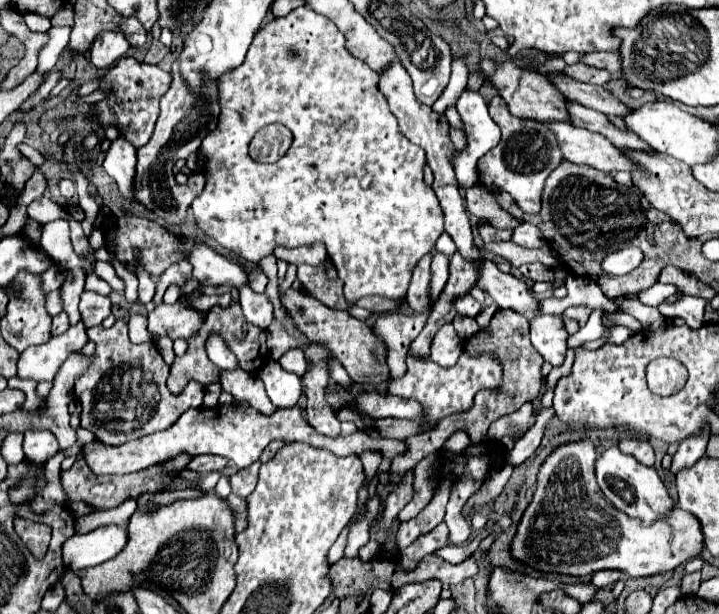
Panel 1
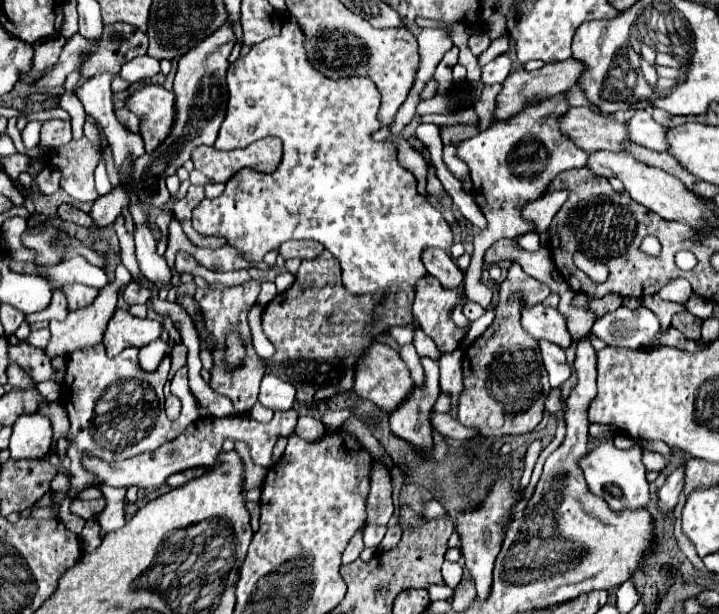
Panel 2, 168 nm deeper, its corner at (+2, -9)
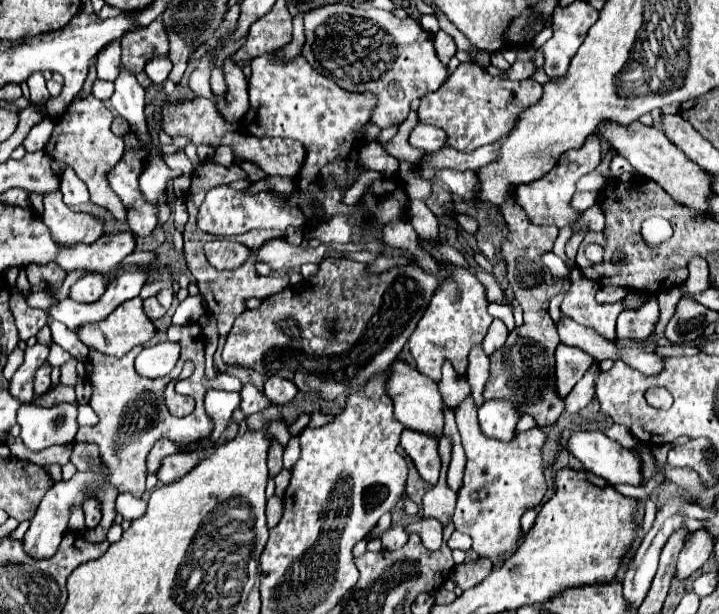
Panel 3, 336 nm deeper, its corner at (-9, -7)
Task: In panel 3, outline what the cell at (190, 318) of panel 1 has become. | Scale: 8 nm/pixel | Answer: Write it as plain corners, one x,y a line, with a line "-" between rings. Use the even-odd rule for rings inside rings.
132,298
132,300
126,300
124,304
120,304
110,316
106,316
104,320
96,322
96,324
82,324
76,334
78,338
88,346
88,348
96,348
98,352
102,354
108,354
108,356
124,356
126,352
130,352
134,346
138,344
146,344
152,336
154,336
154,324
152,320
144,314
142,310
142,302
138,298

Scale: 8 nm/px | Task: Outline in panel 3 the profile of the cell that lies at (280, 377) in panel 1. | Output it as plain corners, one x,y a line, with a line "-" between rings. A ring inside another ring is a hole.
268,376
264,382
264,394
276,404
276,406
286,406
294,400
298,388
294,382
280,378
280,376

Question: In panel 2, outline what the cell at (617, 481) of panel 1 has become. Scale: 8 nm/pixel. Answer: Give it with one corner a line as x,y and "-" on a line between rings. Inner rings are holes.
607,442
607,444
599,444
595,450
587,452
579,462
583,468
589,490
593,494
601,496
613,512
647,508
651,502
649,482
645,478
645,466
641,462
641,450
643,448
639,444
635,444
629,450
619,450
611,442

